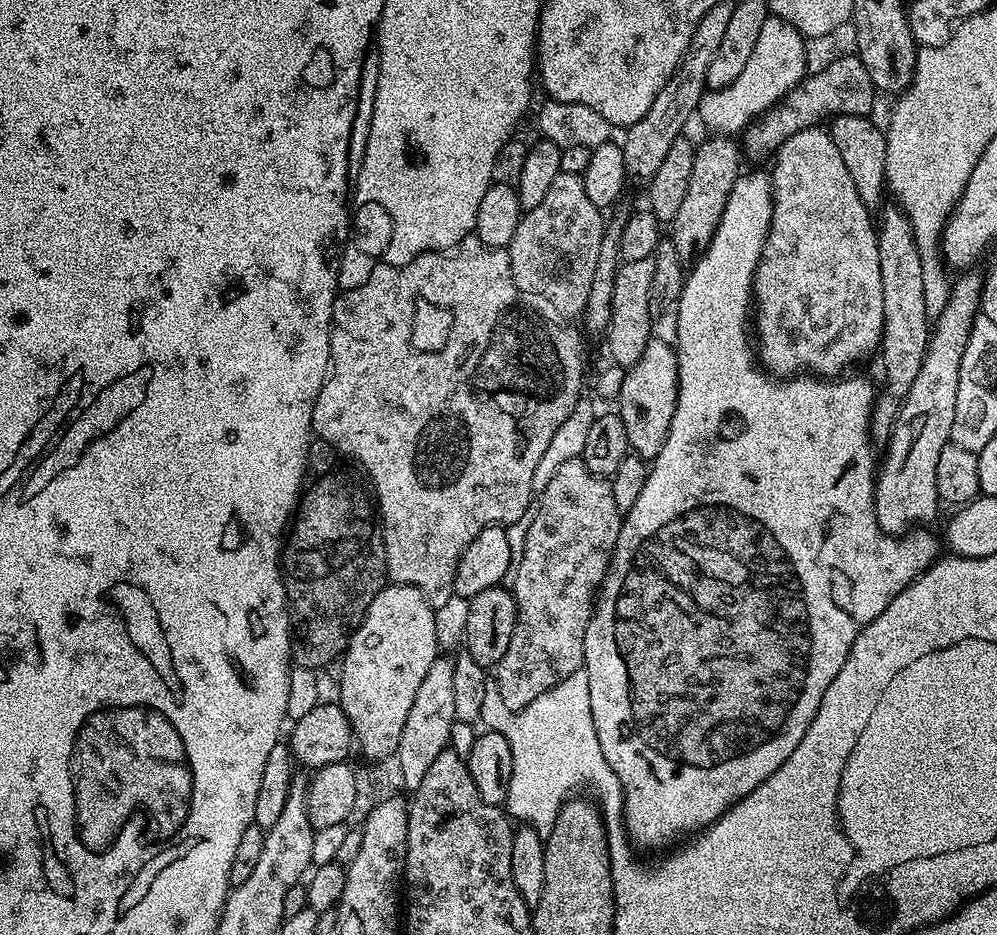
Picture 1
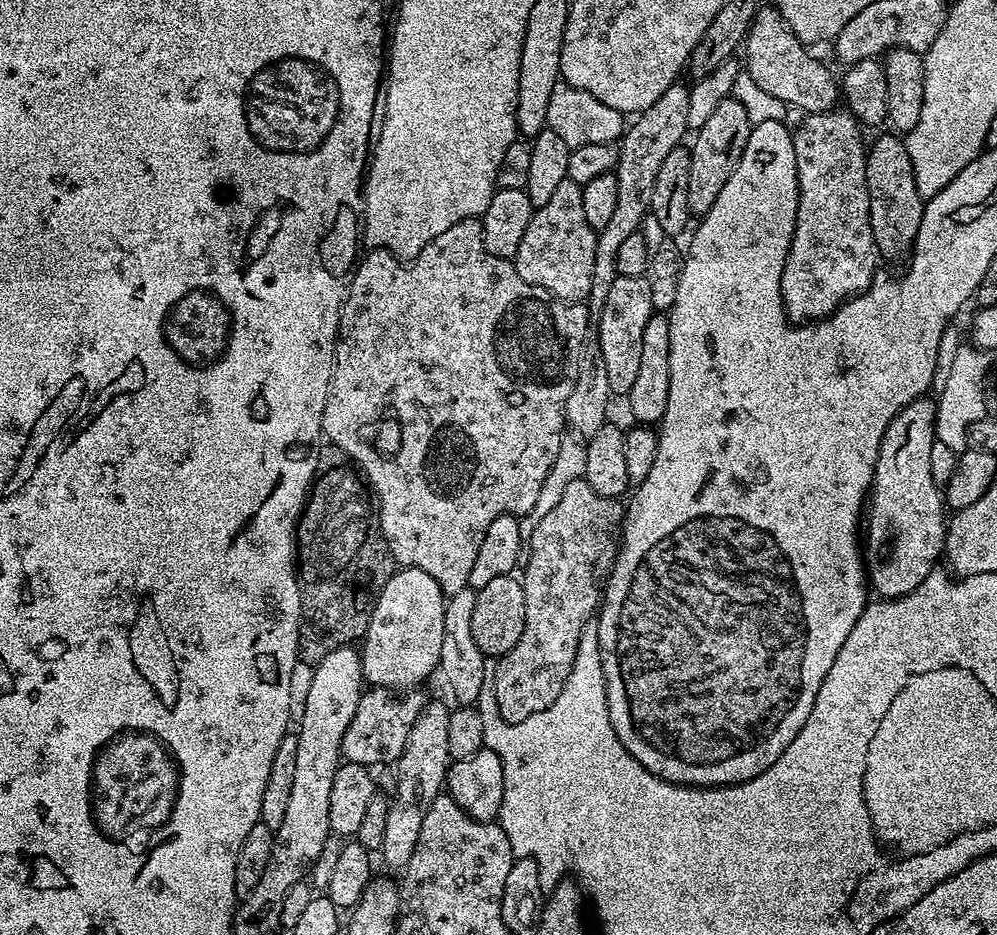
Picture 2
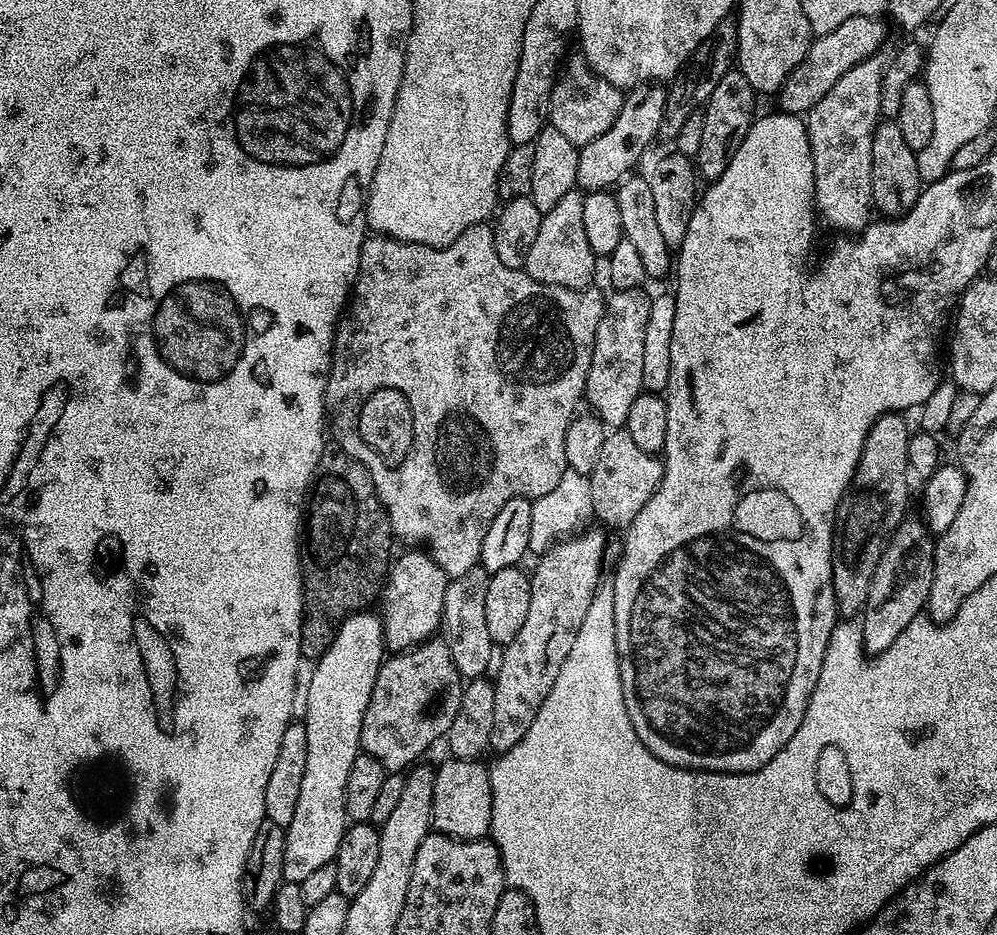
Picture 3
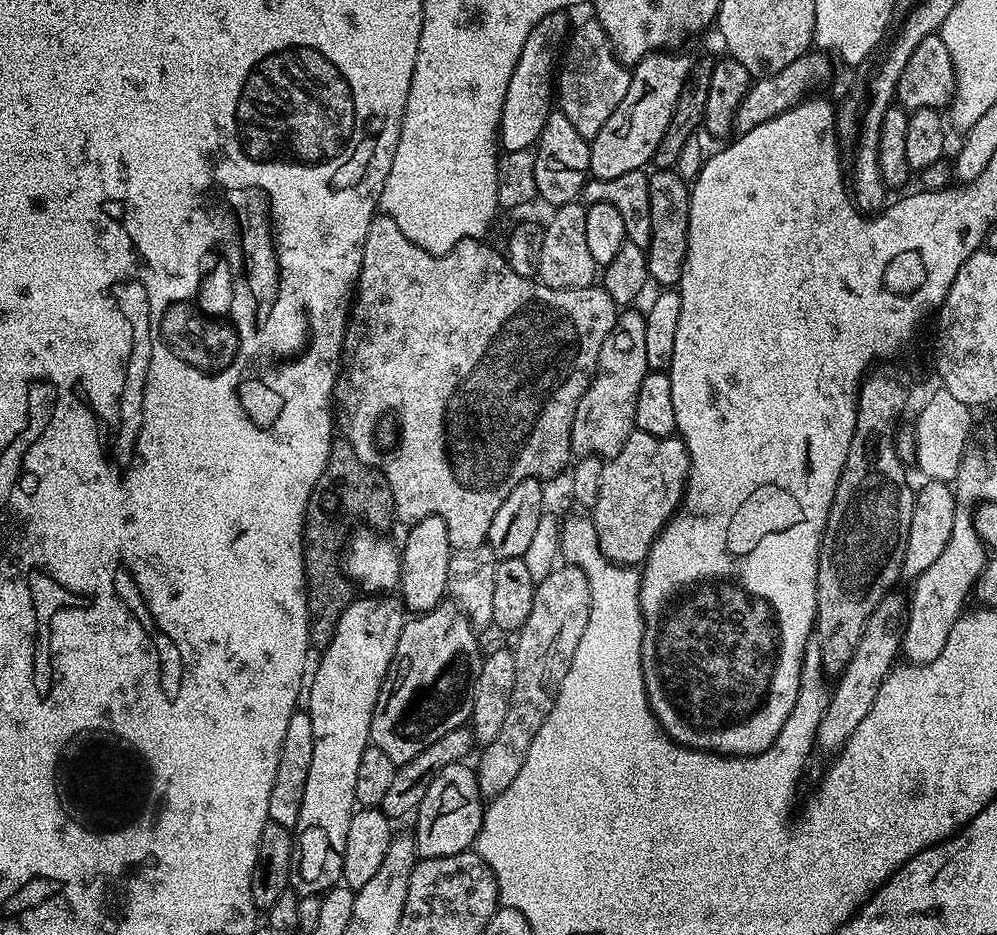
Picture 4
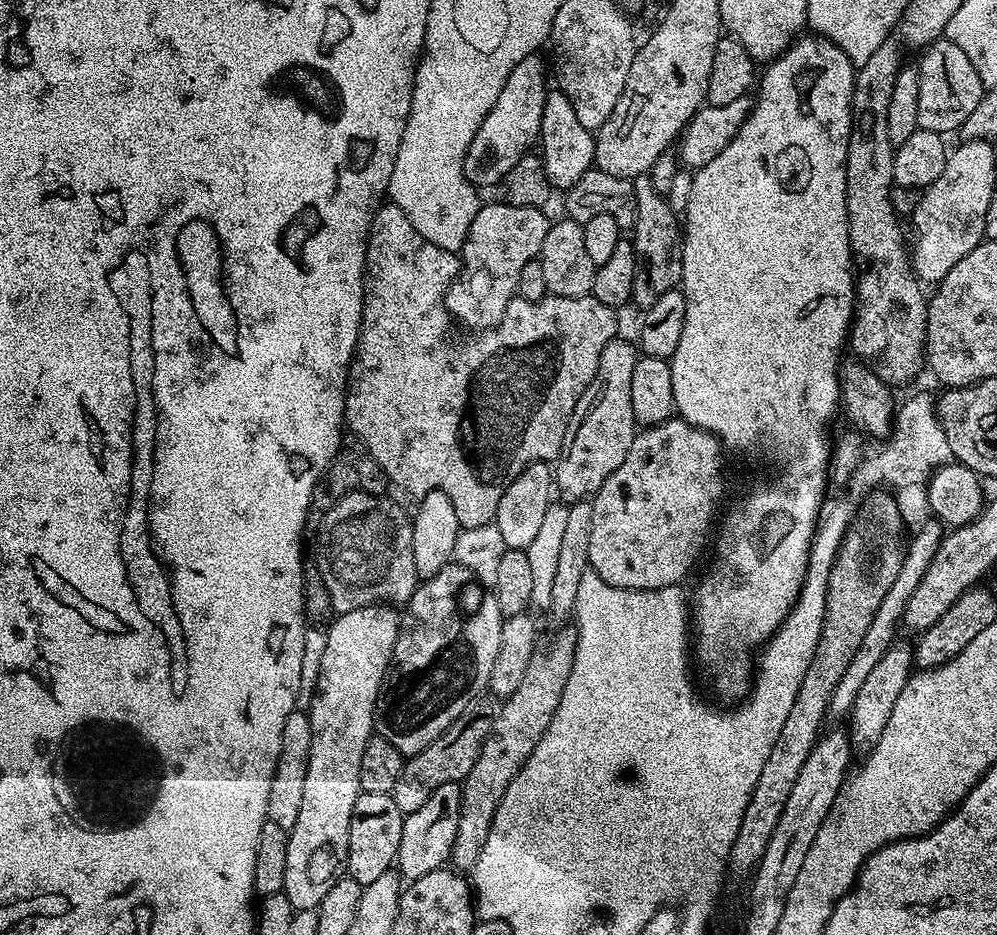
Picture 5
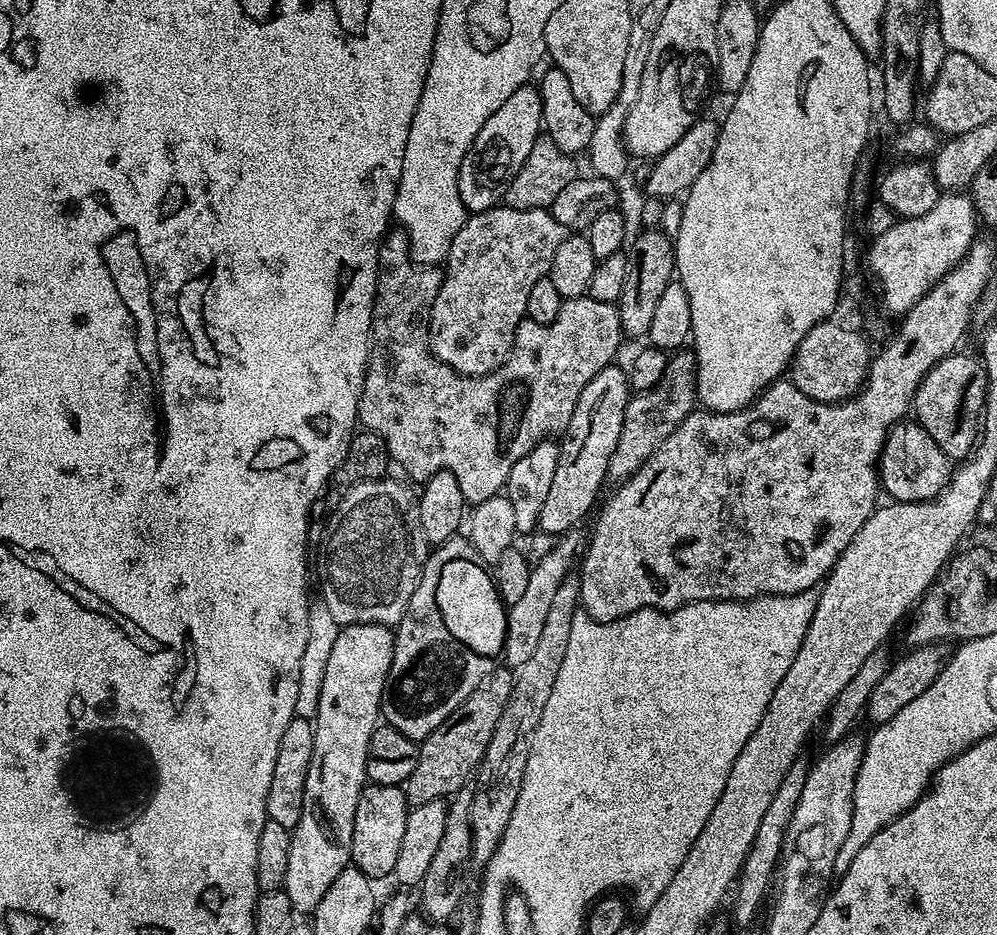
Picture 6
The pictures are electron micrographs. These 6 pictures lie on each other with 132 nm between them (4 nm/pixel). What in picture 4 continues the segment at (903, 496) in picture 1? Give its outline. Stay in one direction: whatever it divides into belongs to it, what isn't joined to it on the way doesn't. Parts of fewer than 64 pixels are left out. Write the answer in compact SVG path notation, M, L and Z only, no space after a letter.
M889 594L874 606L874 614L866 618L866 630L862 630L862 638L858 638L858 646L846 662L846 666L838 673L840 680L836 689L831 689L828 705L822 714L822 722L818 722L815 747L829 754L840 751L843 744L848 741L850 734L858 730L858 722L866 718L870 706L874 706L874 698L882 686L882 682L894 667L894 656L899 655L900 638L904 634L904 621L906 619L905 597Z

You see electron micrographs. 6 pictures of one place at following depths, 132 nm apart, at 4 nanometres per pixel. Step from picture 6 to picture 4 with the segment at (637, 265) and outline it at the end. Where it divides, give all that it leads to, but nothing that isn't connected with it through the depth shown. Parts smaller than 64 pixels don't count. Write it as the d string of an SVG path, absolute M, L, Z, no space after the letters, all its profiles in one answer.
M656 170L648 177L650 190L650 246L648 247L648 274L660 286L679 285L682 266L688 249L690 226L690 184L674 170Z

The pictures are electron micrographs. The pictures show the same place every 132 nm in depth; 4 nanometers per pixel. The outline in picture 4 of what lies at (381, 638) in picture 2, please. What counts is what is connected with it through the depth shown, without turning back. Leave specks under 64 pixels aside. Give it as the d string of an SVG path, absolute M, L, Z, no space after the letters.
M427 516L418 522L416 532L412 532L412 537L406 538L400 554L398 596L405 609L419 614L441 604L448 591L448 571L453 551L450 534L442 518Z

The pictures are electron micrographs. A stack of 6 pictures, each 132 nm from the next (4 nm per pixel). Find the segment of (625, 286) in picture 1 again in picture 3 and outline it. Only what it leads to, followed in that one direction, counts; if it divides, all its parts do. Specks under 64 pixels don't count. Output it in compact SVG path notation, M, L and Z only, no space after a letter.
M643 287L630 290L615 290L604 301L604 313L596 327L594 334L594 350L590 358L590 370L584 387L584 400L589 404L591 411L609 429L623 429L626 422L626 414L630 414L630 405L634 398L644 391L642 382L642 353L644 340L646 339L646 322L650 322L650 306L652 296L644 293Z

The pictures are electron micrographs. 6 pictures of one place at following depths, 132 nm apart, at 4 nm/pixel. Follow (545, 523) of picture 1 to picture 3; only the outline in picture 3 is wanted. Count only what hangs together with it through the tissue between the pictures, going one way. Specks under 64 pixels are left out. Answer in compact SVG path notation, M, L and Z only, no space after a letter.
M589 527L587 530L581 530L575 536L569 536L549 547L548 552L536 564L536 569L531 569L530 579L532 585L530 586L530 611L526 613L526 622L522 622L522 630L518 630L518 634L512 639L509 644L503 645L501 654L498 656L498 667L495 669L494 675L494 730L490 730L489 749L493 753L499 754L510 750L514 746L518 746L518 742L522 742L522 738L526 734L526 730L530 730L530 722L534 722L534 718L538 714L538 710L542 706L542 702L546 702L546 694L550 694L550 690L554 686L554 678L558 678L558 670L562 670L562 662L566 662L566 654L570 654L570 646L574 646L574 638L578 634L579 628L582 626L582 618L586 618L586 610L590 607L593 594L596 593L597 588L602 583L600 577L600 567L604 564L604 536L599 532L599 527Z

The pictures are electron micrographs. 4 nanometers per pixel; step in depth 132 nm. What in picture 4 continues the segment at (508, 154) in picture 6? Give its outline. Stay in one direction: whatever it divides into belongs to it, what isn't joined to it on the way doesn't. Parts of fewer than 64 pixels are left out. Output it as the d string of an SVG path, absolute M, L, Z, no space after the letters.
M567 11L546 14L534 26L534 30L530 30L530 38L526 38L522 46L522 54L514 66L514 74L510 74L510 86L506 86L506 102L502 106L498 144L504 152L532 148L542 134L542 126L546 126L546 118L554 111L554 69L570 35L568 15Z

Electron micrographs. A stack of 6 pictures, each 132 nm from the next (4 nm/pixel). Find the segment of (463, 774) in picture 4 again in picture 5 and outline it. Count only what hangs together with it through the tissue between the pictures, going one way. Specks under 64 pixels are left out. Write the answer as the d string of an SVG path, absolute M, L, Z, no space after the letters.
M460 784L438 786L418 810L407 813L402 826L402 842L398 842L395 867L405 881L411 882L430 874L430 870L445 867L451 861L454 838L458 834L460 813Z

